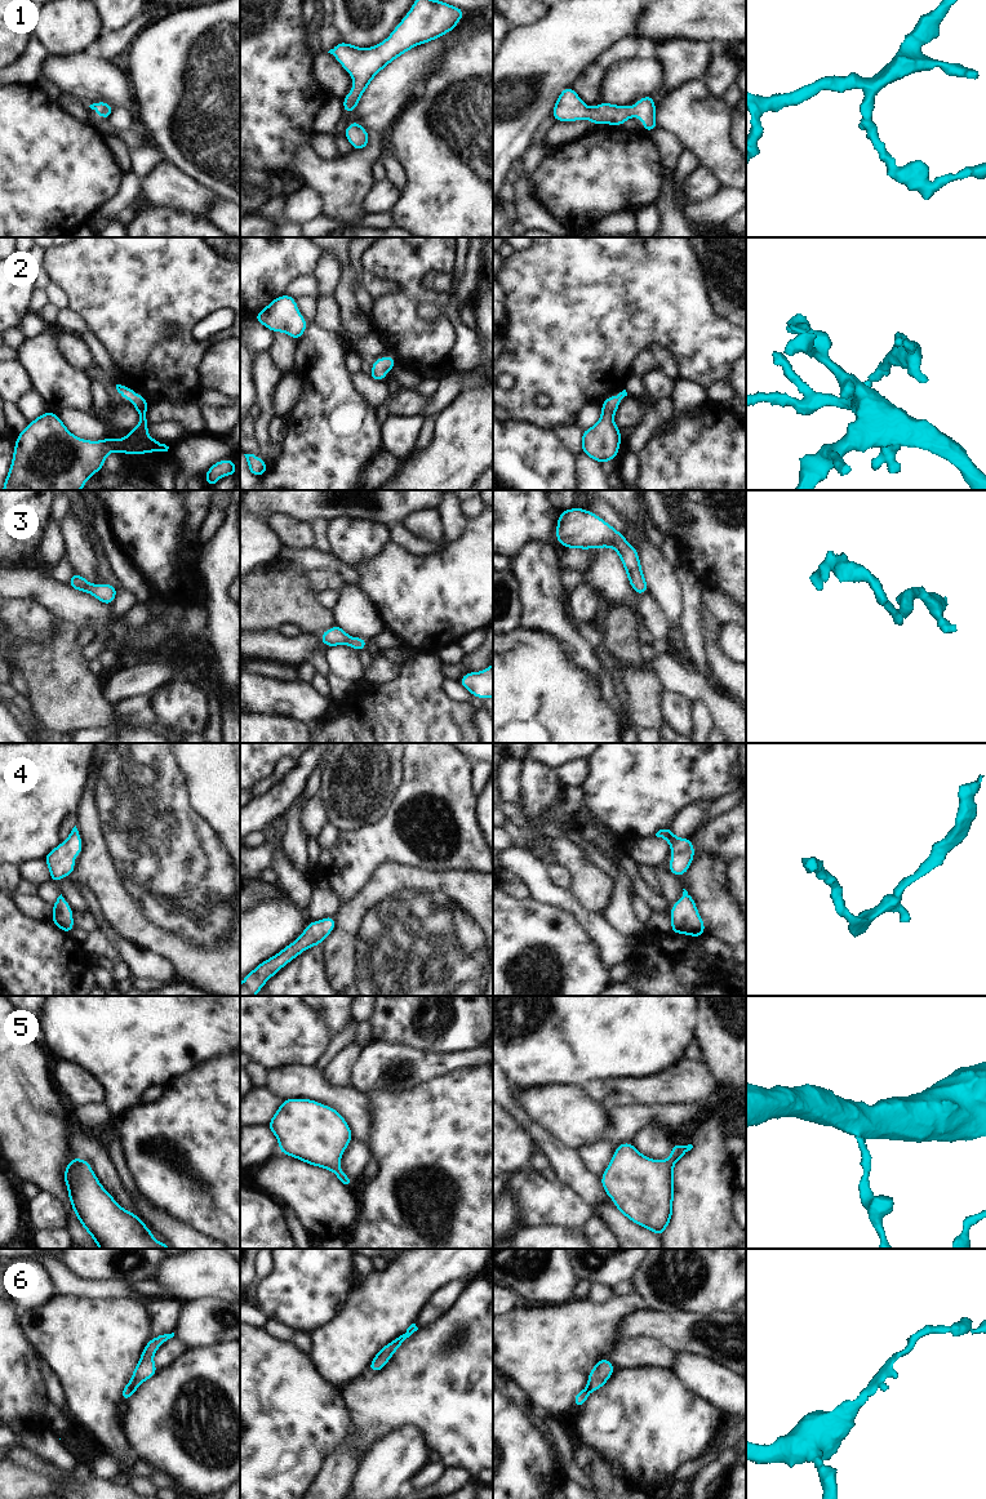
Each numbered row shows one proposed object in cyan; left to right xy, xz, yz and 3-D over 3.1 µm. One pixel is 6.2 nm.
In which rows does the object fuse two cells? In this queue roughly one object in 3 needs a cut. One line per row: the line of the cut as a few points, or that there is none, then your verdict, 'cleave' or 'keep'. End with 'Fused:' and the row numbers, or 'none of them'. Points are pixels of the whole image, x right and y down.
1: no cut | keep
2: no cut | keep
3: no cut | keep
4: no cut | keep
5: no cut | keep
6: no cut | keep
Fused: none of them

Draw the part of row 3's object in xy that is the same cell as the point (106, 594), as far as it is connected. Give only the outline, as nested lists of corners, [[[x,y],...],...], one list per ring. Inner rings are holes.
[[[74,571],[67,584],[74,590],[89,592],[106,605],[111,605],[115,601],[115,596],[117,593],[117,590],[114,584],[90,584],[76,571]]]

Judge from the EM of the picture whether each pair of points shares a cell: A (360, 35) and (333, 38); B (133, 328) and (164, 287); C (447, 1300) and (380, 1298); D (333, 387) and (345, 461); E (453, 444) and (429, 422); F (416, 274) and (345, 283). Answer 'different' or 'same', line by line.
A: different
B: same
C: different
D: same
E: different
F: different

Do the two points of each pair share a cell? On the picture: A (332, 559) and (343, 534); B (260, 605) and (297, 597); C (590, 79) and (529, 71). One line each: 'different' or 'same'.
A: different
B: same
C: different

